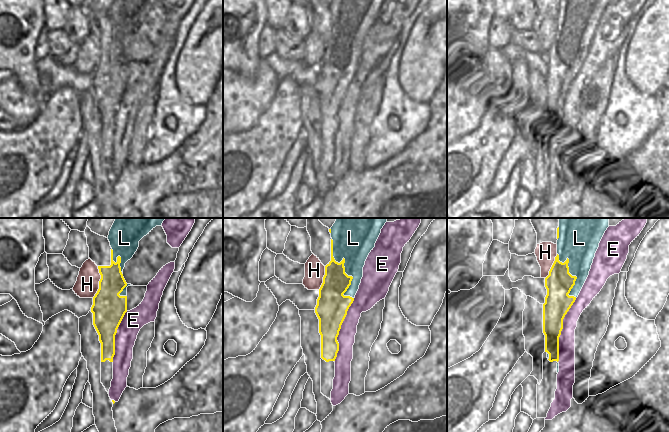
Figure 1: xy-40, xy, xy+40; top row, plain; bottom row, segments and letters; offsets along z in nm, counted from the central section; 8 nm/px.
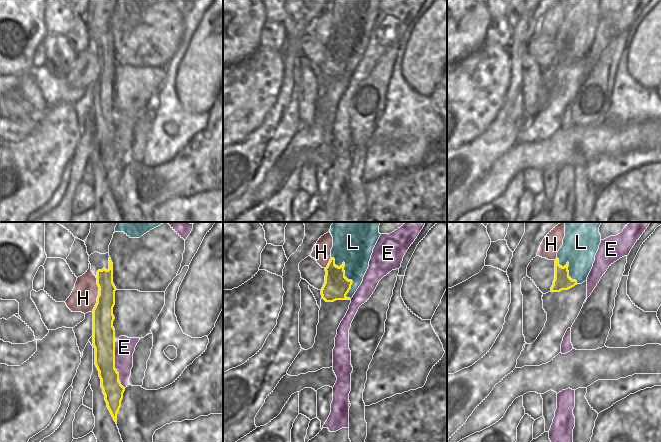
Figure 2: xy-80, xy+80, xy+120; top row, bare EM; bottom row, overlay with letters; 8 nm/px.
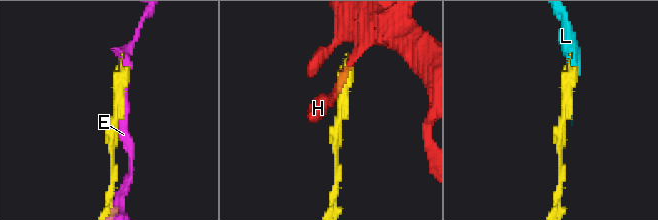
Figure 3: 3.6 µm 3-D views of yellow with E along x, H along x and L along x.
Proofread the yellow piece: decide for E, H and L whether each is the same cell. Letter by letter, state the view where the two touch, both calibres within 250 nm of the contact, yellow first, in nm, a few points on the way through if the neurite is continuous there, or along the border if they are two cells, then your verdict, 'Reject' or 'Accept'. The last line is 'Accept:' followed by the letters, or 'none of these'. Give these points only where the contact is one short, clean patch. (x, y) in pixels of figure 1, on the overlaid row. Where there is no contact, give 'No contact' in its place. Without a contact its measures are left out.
E: Touches yellow in xy+40. Thickness 200 nm (yellow) against 130 nm. Reject
H: Touches yellow in xy-40. Thickness 260 nm (yellow) against 190 nm. Reject
L: Touches yellow in xy. Thickness 200 nm (yellow) against 340 nm. Reject
Accept: none of these

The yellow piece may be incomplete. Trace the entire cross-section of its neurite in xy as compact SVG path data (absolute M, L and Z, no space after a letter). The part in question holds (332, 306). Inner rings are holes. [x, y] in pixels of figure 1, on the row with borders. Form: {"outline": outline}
{"outline": "M307 218L306 227L311 237L311 251L325 266L315 307L321 335L321 358L326 362L335 361L339 351L337 337L354 301L354 298L343 294L351 285L353 277L345 273L345 259L338 263L333 257L331 229L324 226L318 218Z"}

